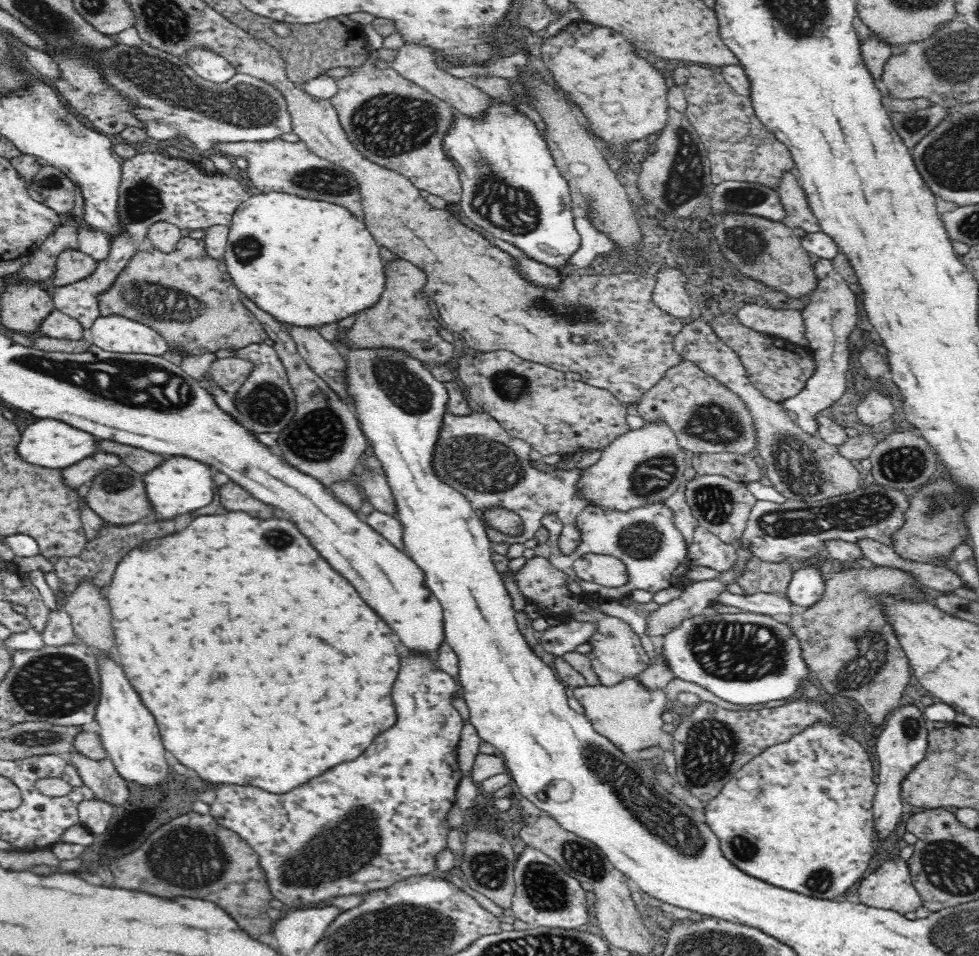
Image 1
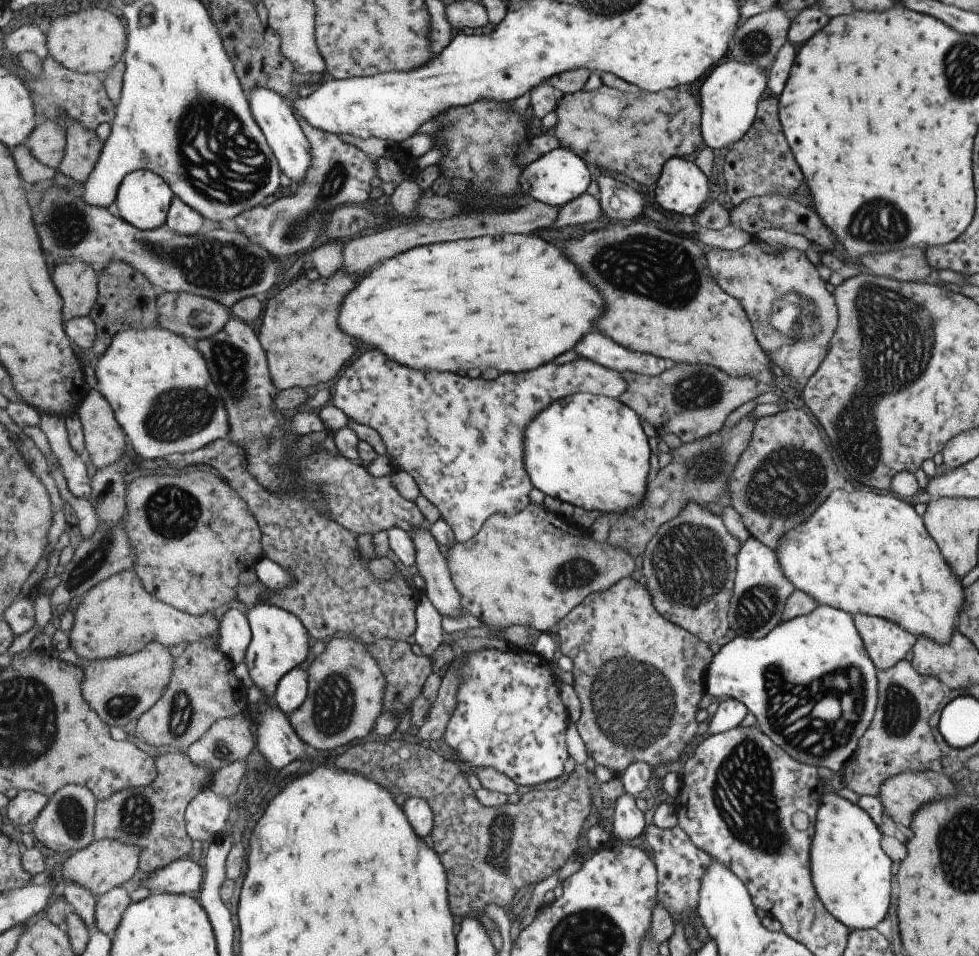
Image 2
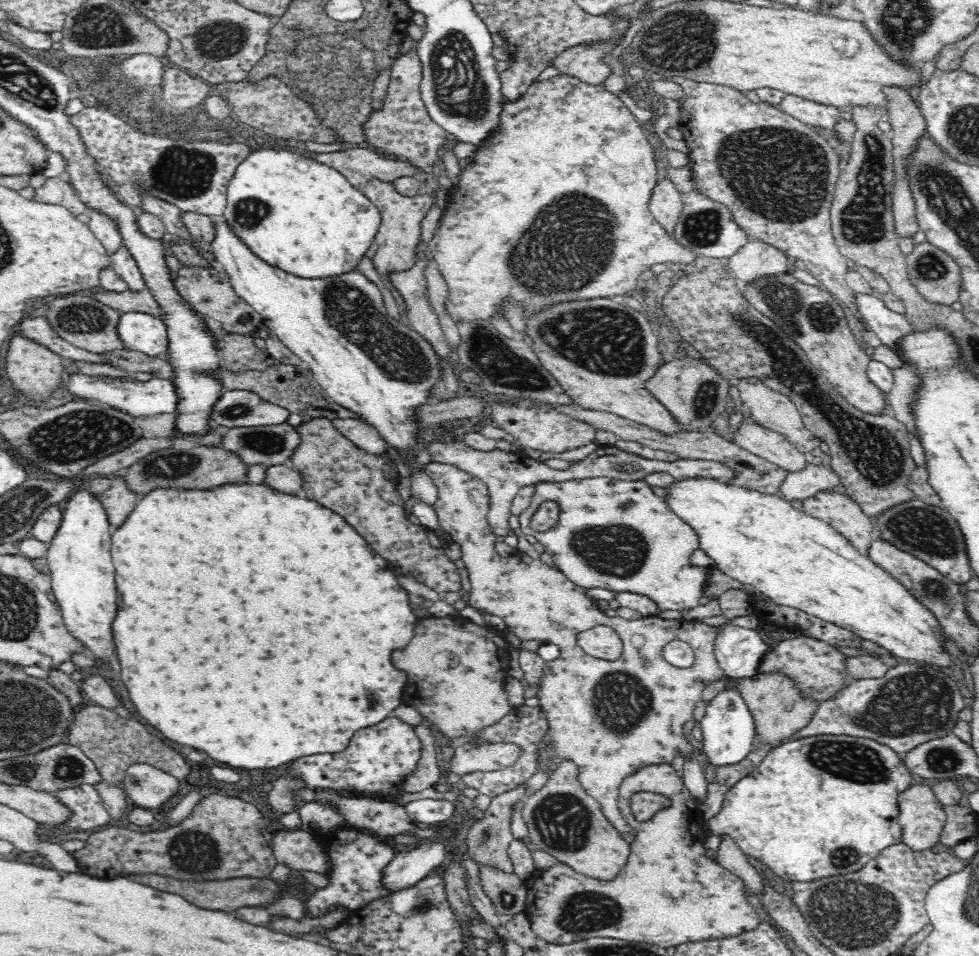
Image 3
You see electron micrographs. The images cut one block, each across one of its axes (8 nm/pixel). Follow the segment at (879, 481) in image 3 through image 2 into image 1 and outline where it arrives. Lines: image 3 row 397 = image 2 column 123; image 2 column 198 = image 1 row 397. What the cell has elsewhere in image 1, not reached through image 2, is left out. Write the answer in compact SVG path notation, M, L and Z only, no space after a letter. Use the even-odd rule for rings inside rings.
M730 308L720 310L720 314L716 314L710 320L710 326L714 326L718 338L722 342L726 342L726 346L730 346L738 354L752 388L756 388L766 400L772 400L772 402L784 406L784 402L794 400L808 386L812 376L818 372L818 362L814 360L812 348L798 346L788 340L750 330L740 322L740 318L736 314L738 312L734 312L734 310L730 312Z

